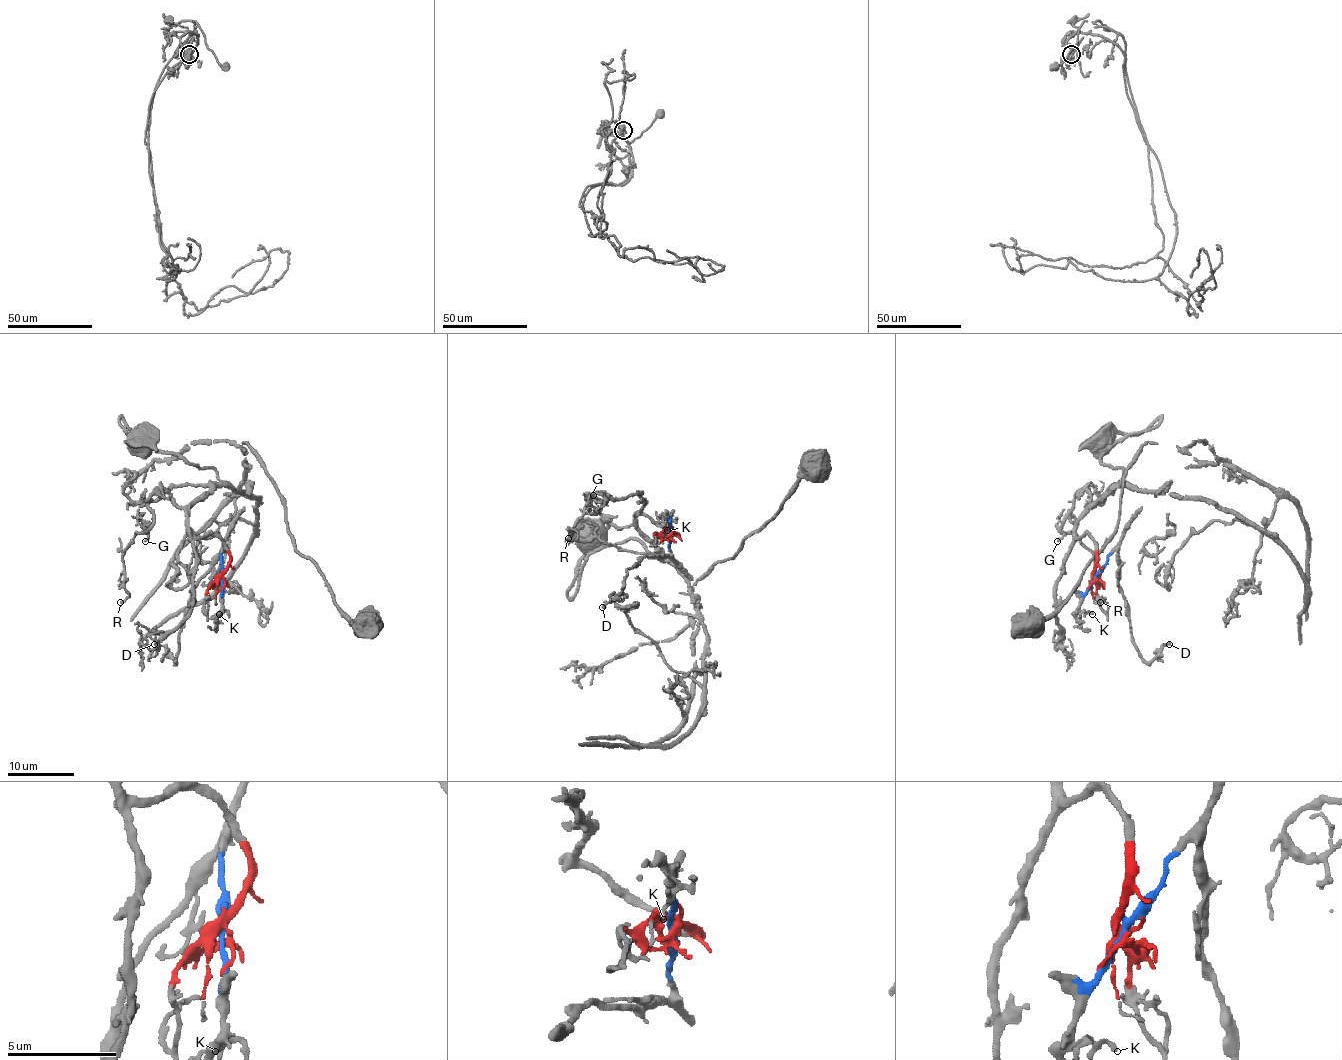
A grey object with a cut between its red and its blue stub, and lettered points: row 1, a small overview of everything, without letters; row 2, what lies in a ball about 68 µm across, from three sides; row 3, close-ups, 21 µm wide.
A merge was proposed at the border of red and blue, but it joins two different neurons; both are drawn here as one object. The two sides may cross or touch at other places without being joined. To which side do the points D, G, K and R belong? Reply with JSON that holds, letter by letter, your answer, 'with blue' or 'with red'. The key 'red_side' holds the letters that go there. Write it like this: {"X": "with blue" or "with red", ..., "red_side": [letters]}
{"D": "with blue", "G": "with red", "K": "with blue", "R": "with red", "red_side": ["G", "R"]}

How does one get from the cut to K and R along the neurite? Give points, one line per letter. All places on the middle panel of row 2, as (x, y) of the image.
K: (670, 532), (670, 517), (667, 531)
R: (670, 531), (640, 514), (616, 527), (595, 499), (568, 538)

